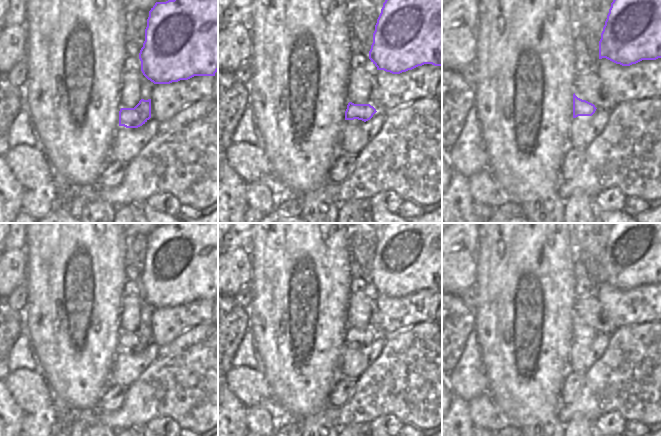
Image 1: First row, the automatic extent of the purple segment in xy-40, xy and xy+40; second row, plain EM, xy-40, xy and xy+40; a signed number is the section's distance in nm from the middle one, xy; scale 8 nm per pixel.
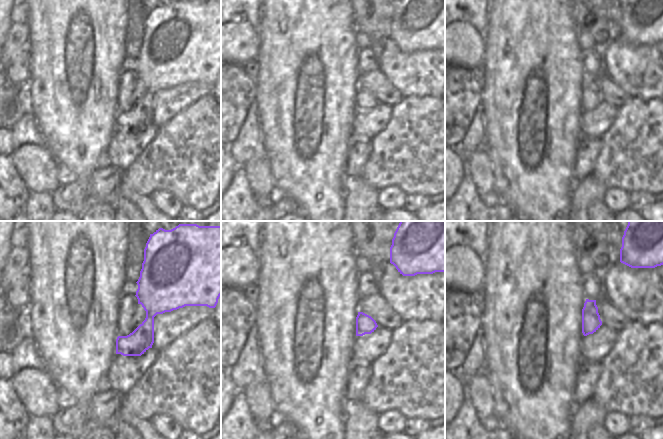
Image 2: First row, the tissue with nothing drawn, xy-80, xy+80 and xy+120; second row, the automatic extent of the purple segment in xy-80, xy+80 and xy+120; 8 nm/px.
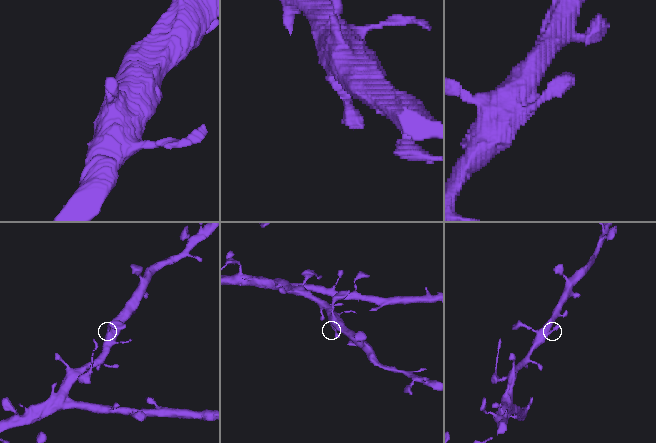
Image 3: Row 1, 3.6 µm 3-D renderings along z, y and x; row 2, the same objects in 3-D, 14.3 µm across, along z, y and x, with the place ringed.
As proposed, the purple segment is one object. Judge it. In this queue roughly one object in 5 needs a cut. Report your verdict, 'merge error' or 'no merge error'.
no merge error

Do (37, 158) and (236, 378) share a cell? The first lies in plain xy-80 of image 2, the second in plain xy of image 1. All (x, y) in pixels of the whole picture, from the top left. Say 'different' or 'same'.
same

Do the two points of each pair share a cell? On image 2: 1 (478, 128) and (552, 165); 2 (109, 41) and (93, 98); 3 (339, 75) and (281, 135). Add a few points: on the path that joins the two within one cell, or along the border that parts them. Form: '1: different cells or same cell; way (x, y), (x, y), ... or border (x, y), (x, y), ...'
1: different cells; border (484, 107), (485, 140), (483, 144)
2: same cell; way (96, 55), (96, 84)
3: same cell; way (326, 96), (325, 107), (306, 126), (302, 140)

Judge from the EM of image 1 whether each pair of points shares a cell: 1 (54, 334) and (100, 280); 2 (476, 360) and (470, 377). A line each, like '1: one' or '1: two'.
1: one
2: two

